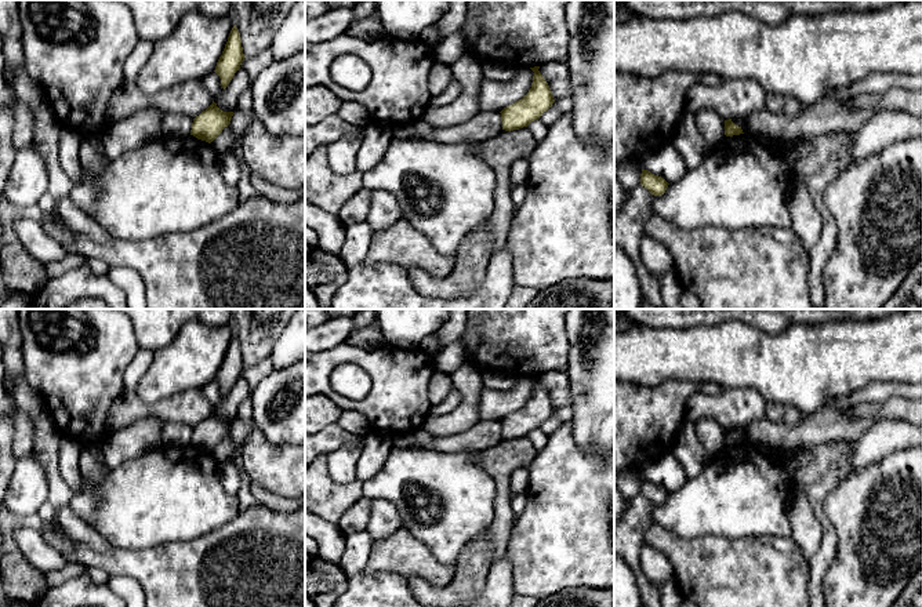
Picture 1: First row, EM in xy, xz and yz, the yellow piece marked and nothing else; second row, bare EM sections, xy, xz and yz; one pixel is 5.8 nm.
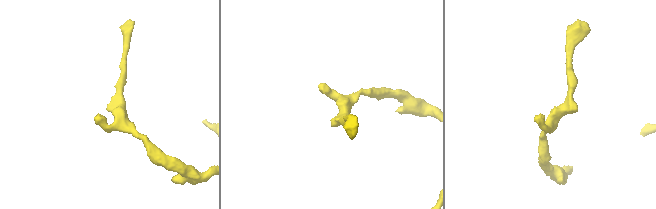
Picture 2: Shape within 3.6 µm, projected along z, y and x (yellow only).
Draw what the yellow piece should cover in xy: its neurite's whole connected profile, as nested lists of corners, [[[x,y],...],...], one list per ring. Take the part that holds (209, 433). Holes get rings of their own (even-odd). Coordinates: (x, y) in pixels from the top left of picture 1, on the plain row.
[[[213,412],[193,428],[190,444],[211,452],[230,433],[233,421],[221,419]]]

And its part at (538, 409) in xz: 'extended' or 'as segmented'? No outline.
as segmented

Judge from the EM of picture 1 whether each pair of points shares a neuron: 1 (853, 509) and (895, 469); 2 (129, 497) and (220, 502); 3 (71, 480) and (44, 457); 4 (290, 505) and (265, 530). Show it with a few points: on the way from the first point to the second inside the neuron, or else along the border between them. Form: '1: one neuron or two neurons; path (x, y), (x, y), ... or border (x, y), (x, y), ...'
1: one neuron; path (864, 498), (870, 487), (884, 475)
2: one neuron; path (151, 497), (181, 497), (191, 502), (198, 502)
3: two neurons; border (61, 439), (58, 449), (60, 475), (75, 493)
4: two neurons; border (258, 504), (275, 511), (290, 512)

